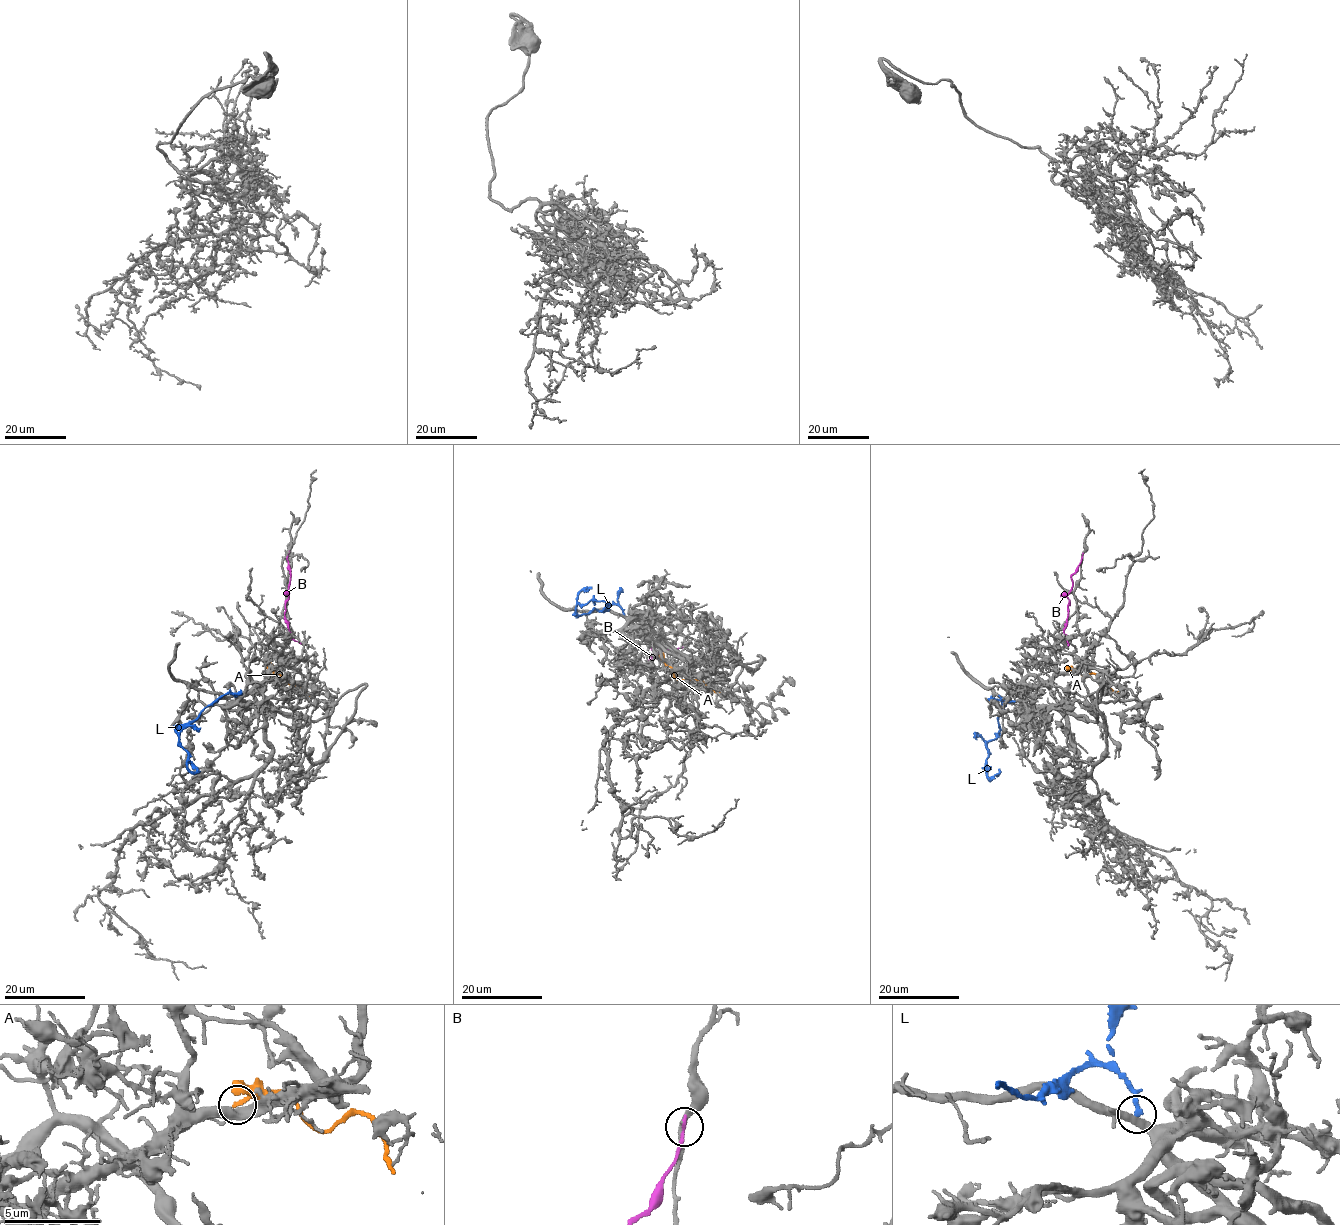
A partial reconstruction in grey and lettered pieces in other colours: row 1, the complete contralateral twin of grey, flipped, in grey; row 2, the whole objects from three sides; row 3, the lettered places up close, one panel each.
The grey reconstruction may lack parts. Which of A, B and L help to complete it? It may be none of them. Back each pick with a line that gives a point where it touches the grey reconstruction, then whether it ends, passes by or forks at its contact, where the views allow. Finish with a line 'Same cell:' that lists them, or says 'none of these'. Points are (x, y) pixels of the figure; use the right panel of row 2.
Same cell: none of these

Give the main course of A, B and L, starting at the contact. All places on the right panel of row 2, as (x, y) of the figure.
A: (1067, 672), (1077, 668), (1084, 676), (1097, 675), (1100, 685), (1117, 691), (1119, 696)
B: (1083, 555), (1072, 576), (1073, 586), (1067, 596), (1067, 618), (1064, 630), (1068, 645)
L: (1014, 701), (1001, 699), (999, 734), (987, 746), (986, 776), (990, 779), (999, 768)

